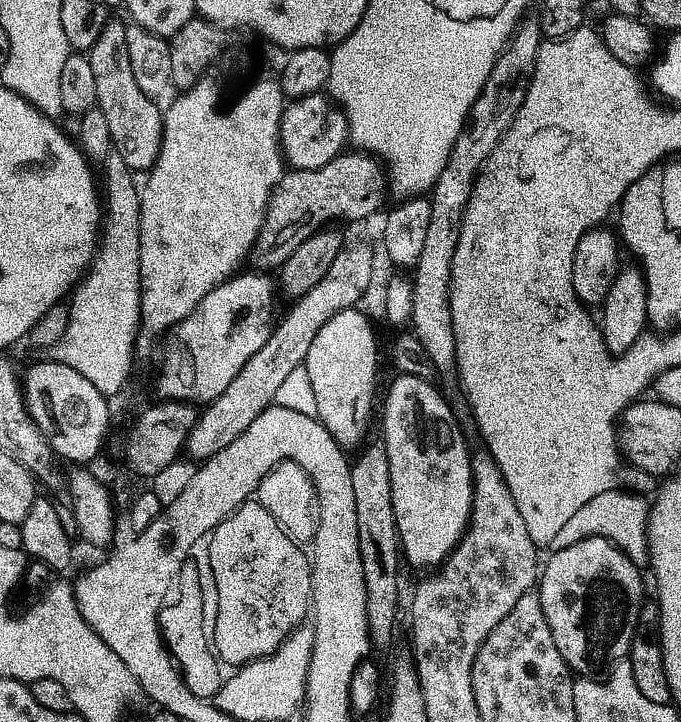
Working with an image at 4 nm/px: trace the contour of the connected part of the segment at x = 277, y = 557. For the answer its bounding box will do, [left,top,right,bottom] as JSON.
[213,518,313,667]

